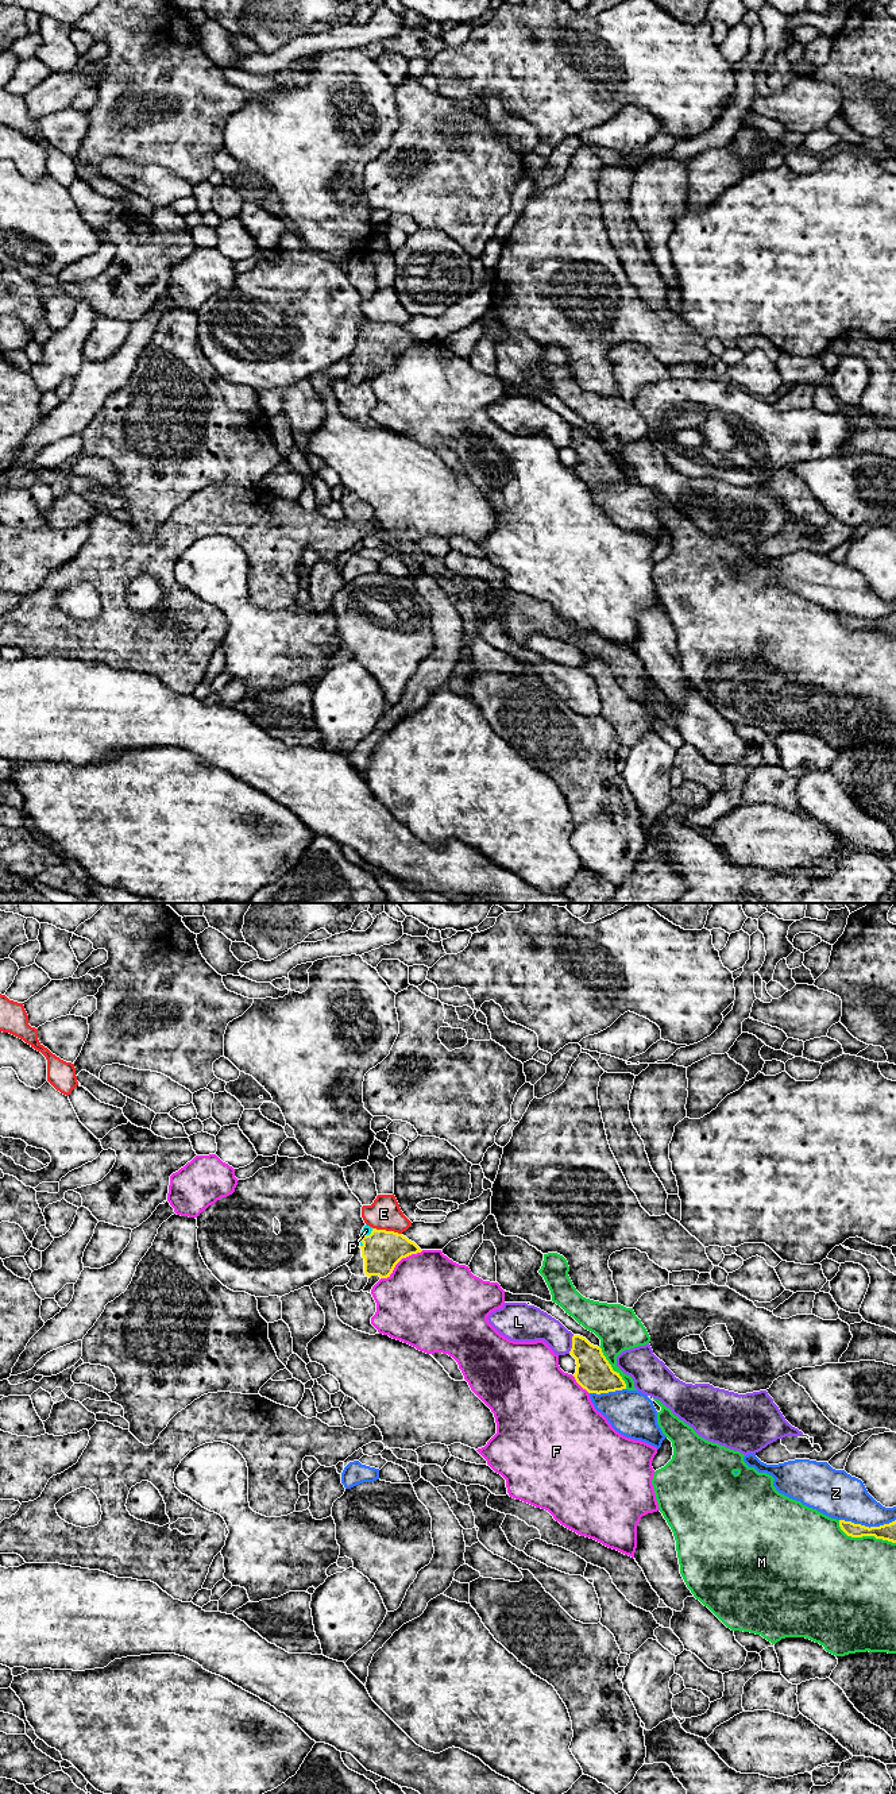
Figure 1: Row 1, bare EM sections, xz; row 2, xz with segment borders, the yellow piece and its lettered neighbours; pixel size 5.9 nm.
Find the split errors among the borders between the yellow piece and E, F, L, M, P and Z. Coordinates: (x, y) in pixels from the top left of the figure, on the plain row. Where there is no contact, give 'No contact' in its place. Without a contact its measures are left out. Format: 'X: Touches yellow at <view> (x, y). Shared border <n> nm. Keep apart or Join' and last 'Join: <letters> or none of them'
E: Touches yellow at xz (387, 324). Shared border 180 nm. Keep apart
F: Touches yellow at xz (400, 352). Shared border 300 nm. Keep apart
L: Touches yellow at xz (572, 438). Shared border 120 nm. Keep apart
M: Touches yellow at xz (864, 628). Shared border 380 nm. Keep apart
P: Touches yellow at xz (363, 330). Shared border 130 nm. Join
Z: Touches yellow at xz (868, 620). Shared border 340 nm. Keep apart
Join: P

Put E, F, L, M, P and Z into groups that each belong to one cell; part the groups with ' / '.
E / F / L / M / P / Z

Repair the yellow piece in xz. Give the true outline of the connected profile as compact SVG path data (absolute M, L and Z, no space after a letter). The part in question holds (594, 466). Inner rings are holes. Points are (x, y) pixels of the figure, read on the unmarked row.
M580 428L572 429L572 441L569 447L576 452L576 475L588 486L609 486L626 482L626 477L614 464L602 441L591 437Z

